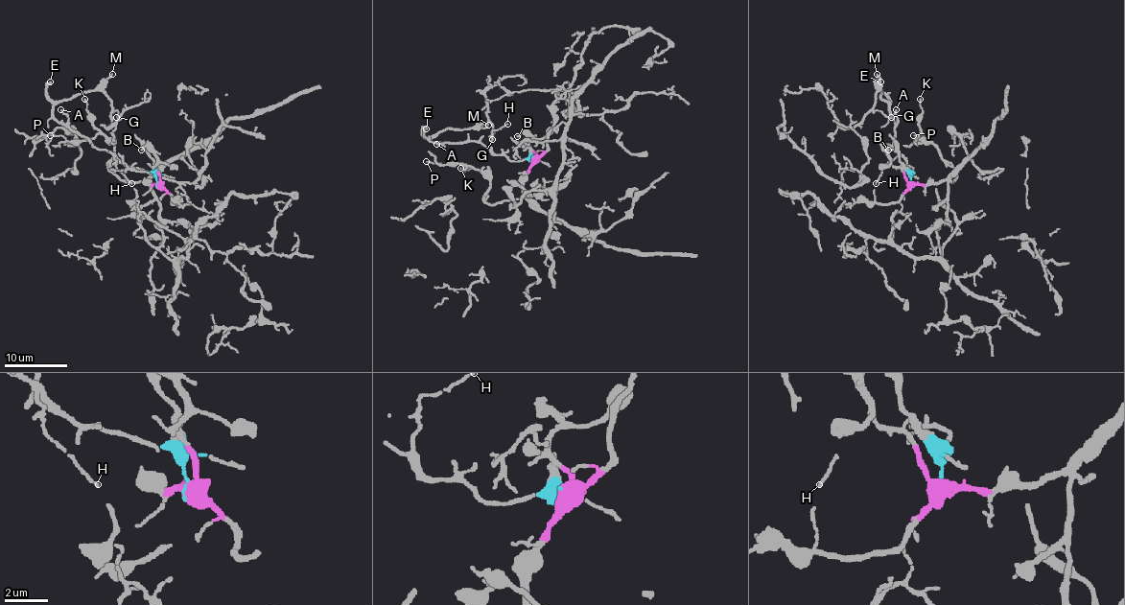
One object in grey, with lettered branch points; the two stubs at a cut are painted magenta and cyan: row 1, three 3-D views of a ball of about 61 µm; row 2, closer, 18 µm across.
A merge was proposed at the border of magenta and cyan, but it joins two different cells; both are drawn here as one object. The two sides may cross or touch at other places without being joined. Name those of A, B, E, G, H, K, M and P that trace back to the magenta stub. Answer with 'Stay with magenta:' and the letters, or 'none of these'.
Stay with magenta: B, K, P

